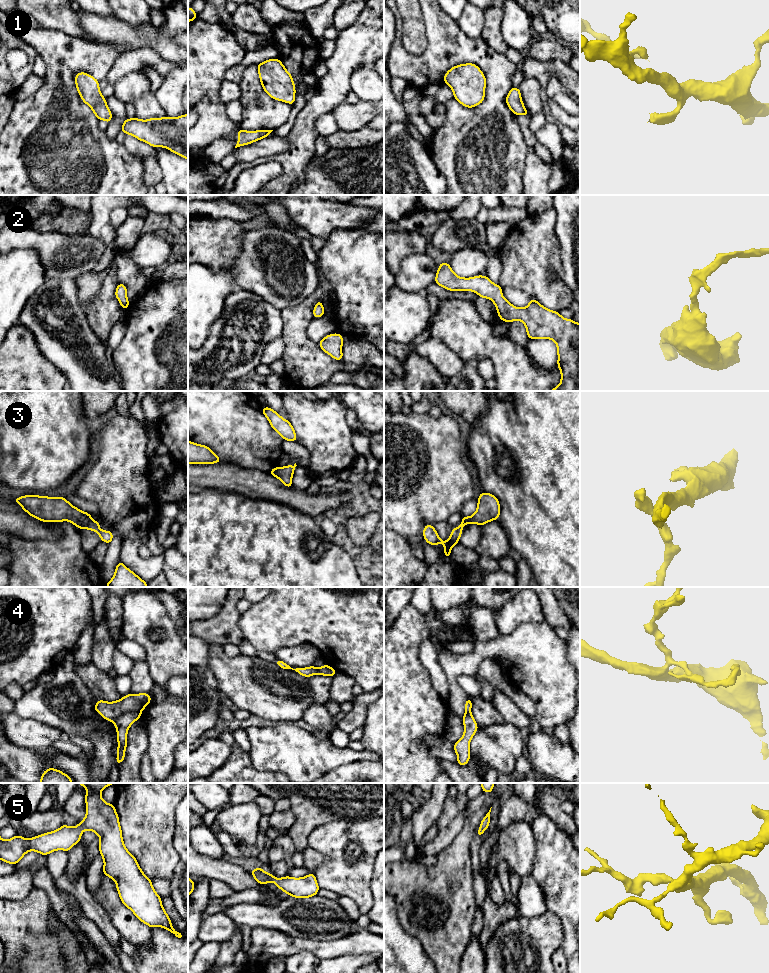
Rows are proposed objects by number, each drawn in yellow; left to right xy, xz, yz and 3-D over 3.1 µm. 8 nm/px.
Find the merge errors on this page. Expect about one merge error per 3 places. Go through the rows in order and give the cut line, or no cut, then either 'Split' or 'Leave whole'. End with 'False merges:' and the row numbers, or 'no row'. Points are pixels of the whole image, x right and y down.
1: No split. Leave whole
2: No split. Leave whole
3: No split. Leave whole
4: Split along xy (140, 711), (126, 711), (112, 720). Split
5: No split. Leave whole
False merges: 4

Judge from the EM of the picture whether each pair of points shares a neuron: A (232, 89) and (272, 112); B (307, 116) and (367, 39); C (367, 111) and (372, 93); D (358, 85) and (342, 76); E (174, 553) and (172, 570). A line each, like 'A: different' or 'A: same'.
A: different
B: same
C: different
D: different
E: same

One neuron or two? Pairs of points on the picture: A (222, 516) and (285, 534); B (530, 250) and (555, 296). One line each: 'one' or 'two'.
A: one
B: one

